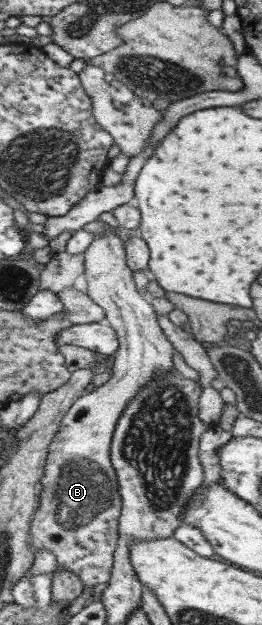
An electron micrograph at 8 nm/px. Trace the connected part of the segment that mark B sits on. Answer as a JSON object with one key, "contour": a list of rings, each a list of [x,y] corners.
{"contour":[[[104,232],[99,237],[96,236],[96,238],[94,238],[94,242],[90,244],[85,253],[86,262],[84,262],[84,264],[86,265],[86,270],[84,272],[84,276],[87,282],[87,294],[105,311],[106,322],[108,322],[108,324],[118,334],[120,348],[118,349],[118,352],[115,352],[113,355],[114,366],[112,368],[113,373],[110,380],[102,386],[94,388],[93,391],[90,391],[80,397],[72,405],[71,411],[64,416],[63,426],[60,427],[60,432],[59,435],[56,436],[55,442],[51,444],[51,455],[48,456],[48,464],[47,467],[44,468],[46,469],[46,472],[44,472],[43,478],[43,495],[42,498],[40,498],[41,503],[39,512],[36,513],[36,519],[31,525],[31,534],[34,538],[33,552],[38,551],[38,549],[47,549],[50,550],[56,557],[55,572],[57,572],[57,570],[61,570],[61,568],[67,568],[67,570],[71,570],[71,572],[78,574],[80,579],[83,580],[85,586],[93,585],[94,587],[97,584],[105,582],[110,583],[113,569],[116,564],[116,550],[119,548],[119,521],[122,517],[124,503],[119,489],[119,476],[116,474],[115,465],[111,459],[111,444],[113,443],[116,427],[119,426],[119,420],[120,418],[123,418],[124,412],[128,410],[128,403],[132,402],[132,399],[136,398],[136,395],[140,394],[140,389],[142,389],[146,383],[150,383],[150,380],[152,379],[158,379],[158,375],[162,375],[164,371],[174,371],[174,354],[176,354],[178,350],[176,350],[176,347],[172,344],[172,342],[170,342],[170,340],[168,340],[168,336],[166,336],[164,329],[160,326],[157,314],[154,312],[154,306],[150,303],[150,298],[147,295],[140,294],[140,290],[138,290],[138,286],[136,286],[136,282],[134,282],[134,276],[132,273],[133,270],[131,269],[131,265],[127,262],[126,242],[122,240],[122,238],[119,238],[118,234],[115,235],[114,232]]]}

